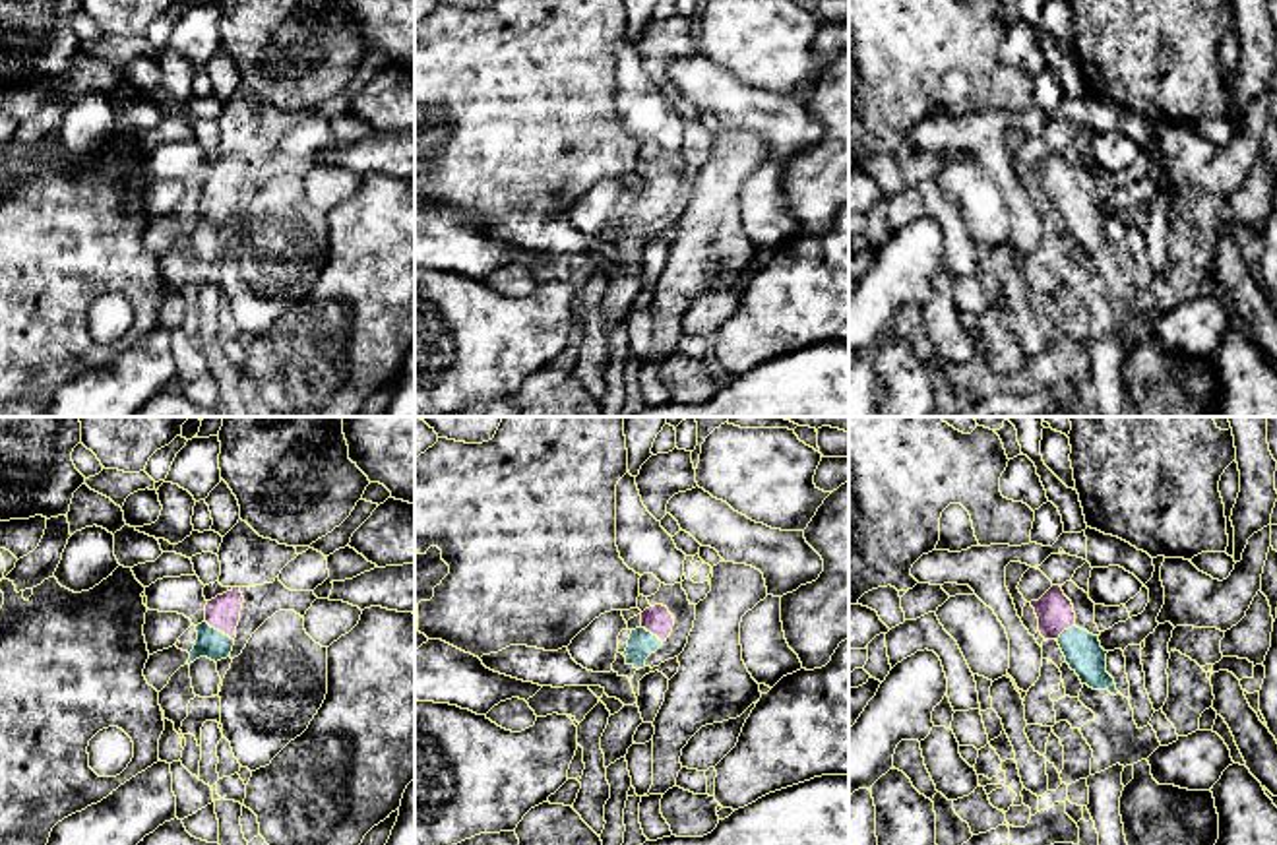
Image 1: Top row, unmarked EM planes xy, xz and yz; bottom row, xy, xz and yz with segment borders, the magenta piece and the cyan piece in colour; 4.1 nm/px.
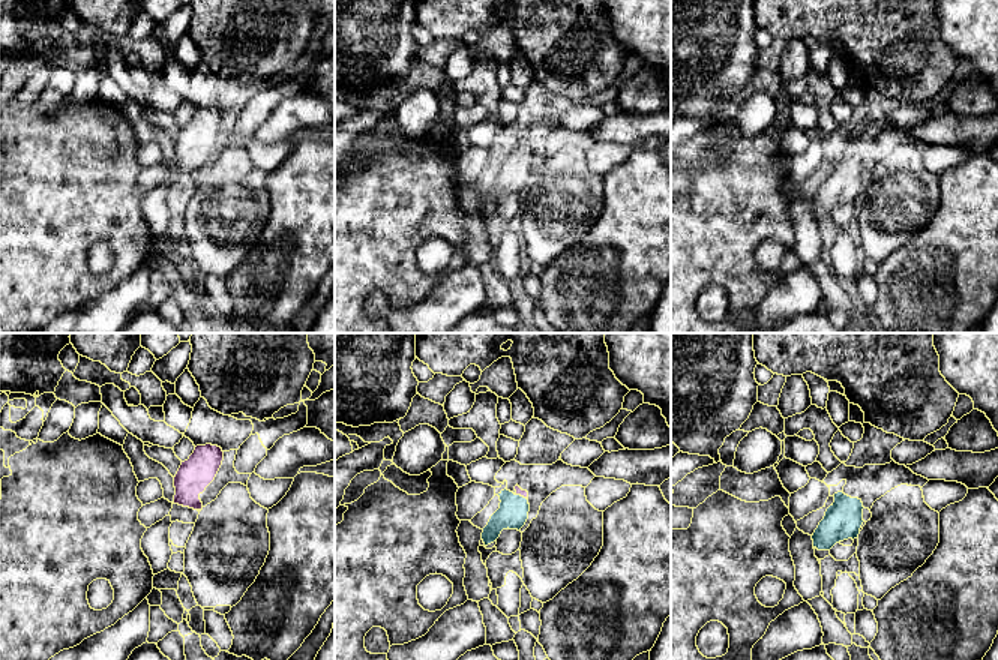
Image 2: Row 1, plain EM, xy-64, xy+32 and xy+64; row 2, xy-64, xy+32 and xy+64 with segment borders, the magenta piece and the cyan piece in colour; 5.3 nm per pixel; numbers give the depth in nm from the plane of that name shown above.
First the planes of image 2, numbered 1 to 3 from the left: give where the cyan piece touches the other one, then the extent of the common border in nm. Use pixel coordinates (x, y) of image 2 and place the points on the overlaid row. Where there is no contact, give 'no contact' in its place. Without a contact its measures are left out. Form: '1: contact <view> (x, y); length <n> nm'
1: no contact
2: contact xy+32 (521, 495); length 60 nm
3: no contact

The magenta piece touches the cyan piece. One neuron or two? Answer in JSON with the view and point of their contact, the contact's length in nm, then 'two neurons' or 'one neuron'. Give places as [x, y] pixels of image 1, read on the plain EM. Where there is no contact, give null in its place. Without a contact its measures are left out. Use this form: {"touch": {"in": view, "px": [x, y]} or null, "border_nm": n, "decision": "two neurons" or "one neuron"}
{"touch": {"in": "xy", "px": [219, 196]}, "border_nm": 150, "decision": "one neuron"}

